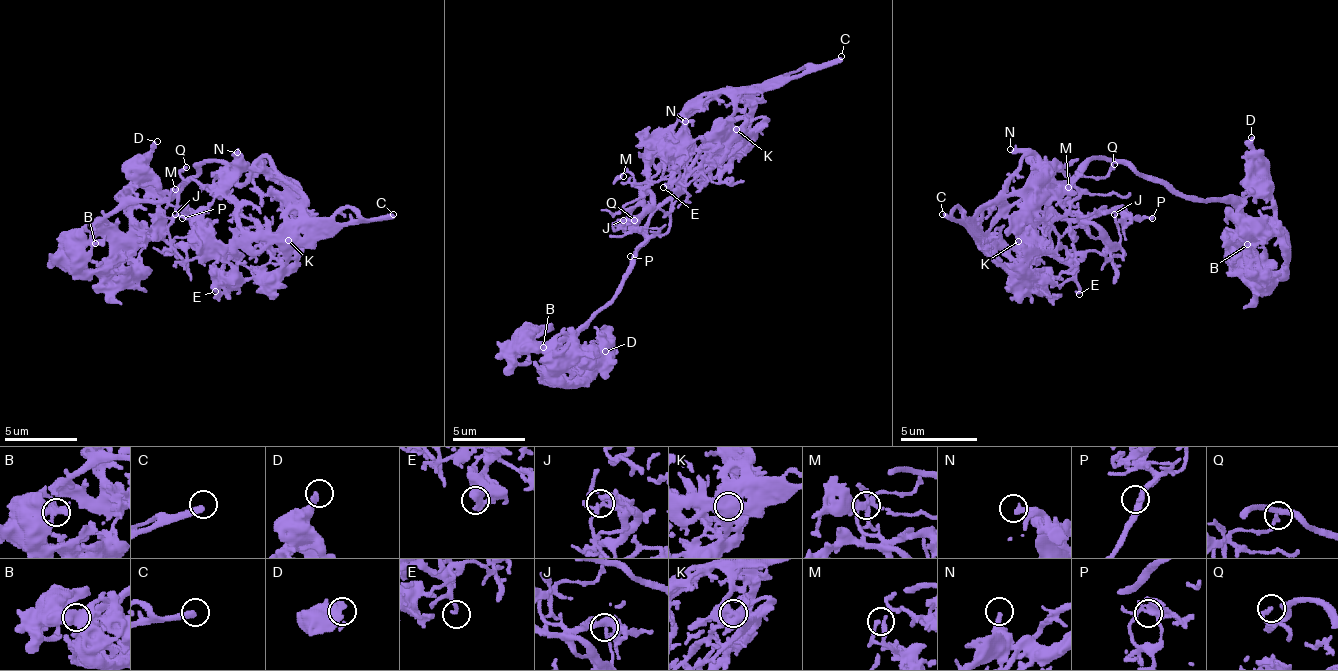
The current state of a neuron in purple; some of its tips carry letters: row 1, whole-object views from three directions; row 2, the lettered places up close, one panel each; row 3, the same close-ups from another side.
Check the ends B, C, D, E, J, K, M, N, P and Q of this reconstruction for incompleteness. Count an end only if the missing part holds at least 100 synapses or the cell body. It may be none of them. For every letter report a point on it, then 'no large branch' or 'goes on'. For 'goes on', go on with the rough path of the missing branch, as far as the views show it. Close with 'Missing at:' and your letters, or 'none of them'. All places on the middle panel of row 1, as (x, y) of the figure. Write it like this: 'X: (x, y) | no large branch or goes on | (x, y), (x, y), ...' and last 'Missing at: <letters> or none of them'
B: (543, 347) | no large branch
C: (841, 56) | goes on
D: (605, 351) | no large branch
E: (663, 187) | no large branch
J: (623, 220) | no large branch
K: (736, 129) | no large branch
M: (623, 176) | no large branch
N: (685, 121) | no large branch
P: (630, 256) | no large branch
Q: (634, 220) | no large branch
Missing at: C

